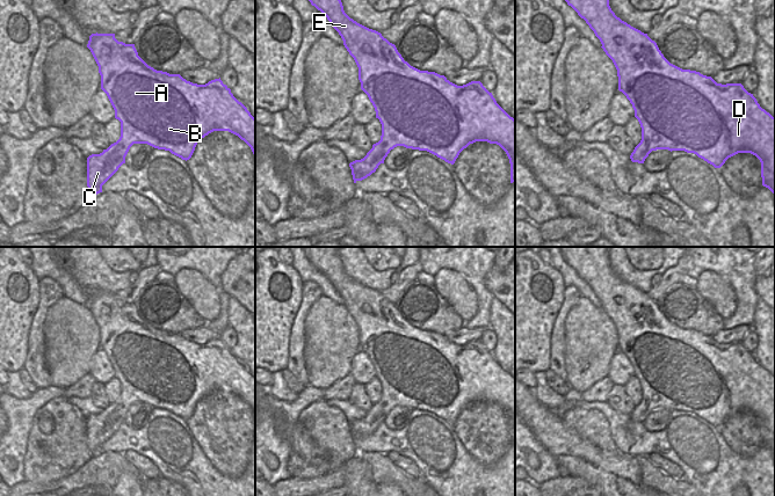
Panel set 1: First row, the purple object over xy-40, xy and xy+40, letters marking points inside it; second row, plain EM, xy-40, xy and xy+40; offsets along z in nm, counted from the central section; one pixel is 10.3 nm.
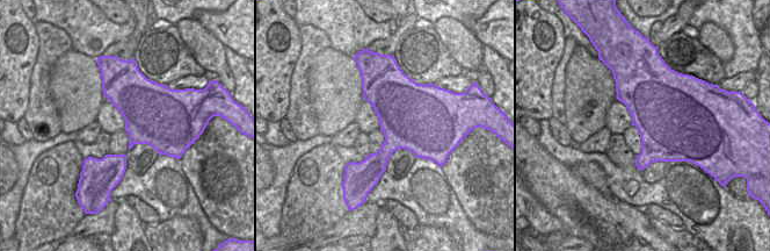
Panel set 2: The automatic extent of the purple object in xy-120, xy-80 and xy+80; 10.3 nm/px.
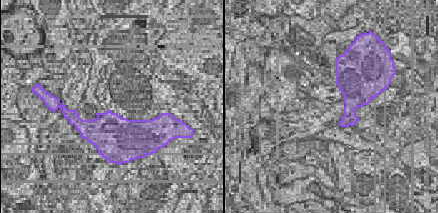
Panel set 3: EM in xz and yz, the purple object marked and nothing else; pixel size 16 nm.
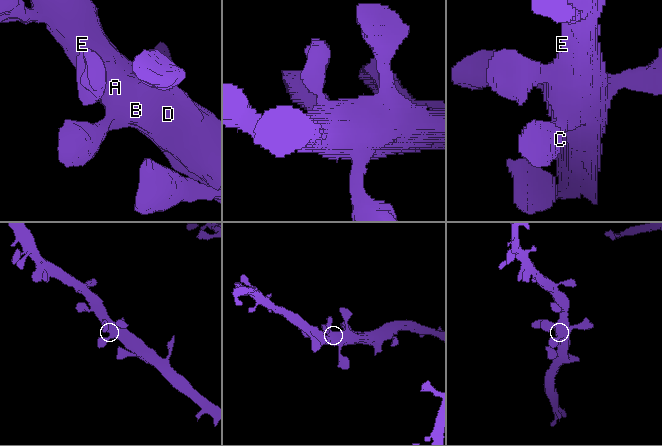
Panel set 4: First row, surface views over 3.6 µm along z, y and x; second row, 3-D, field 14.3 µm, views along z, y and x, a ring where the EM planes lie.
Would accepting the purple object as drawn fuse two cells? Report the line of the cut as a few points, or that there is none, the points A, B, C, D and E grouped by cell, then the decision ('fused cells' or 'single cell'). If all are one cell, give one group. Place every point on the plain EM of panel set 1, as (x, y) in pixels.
no cut | A B C D E | single cell

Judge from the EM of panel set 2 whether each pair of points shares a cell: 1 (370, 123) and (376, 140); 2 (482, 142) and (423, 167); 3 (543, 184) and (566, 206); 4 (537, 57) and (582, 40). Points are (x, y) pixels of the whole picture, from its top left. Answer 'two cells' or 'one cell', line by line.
1: two cells
2: two cells
3: one cell
4: two cells

